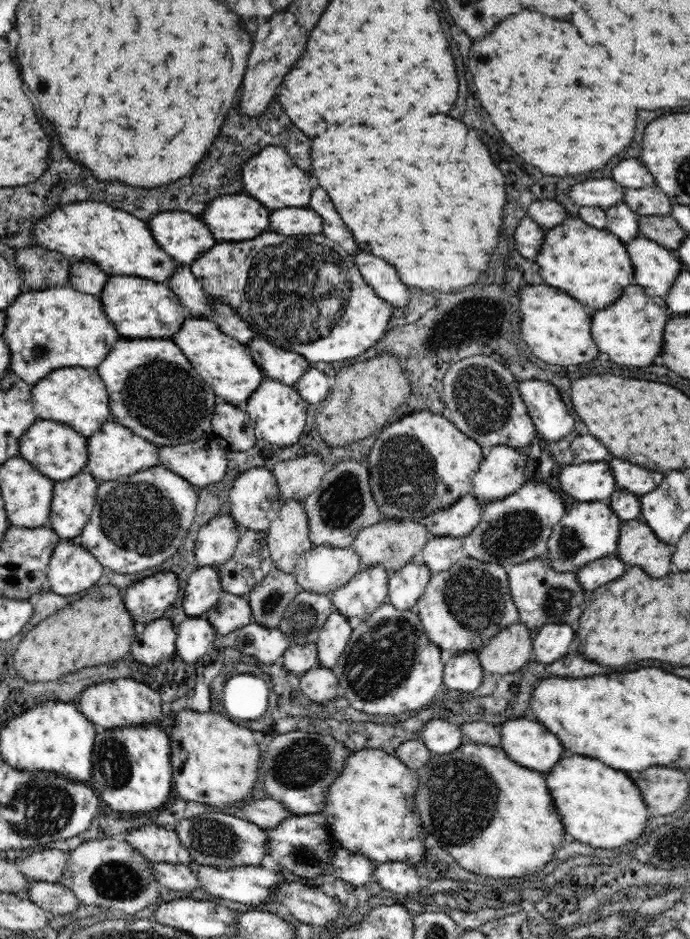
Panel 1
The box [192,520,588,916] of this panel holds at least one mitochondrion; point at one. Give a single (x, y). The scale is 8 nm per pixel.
(461, 798)

